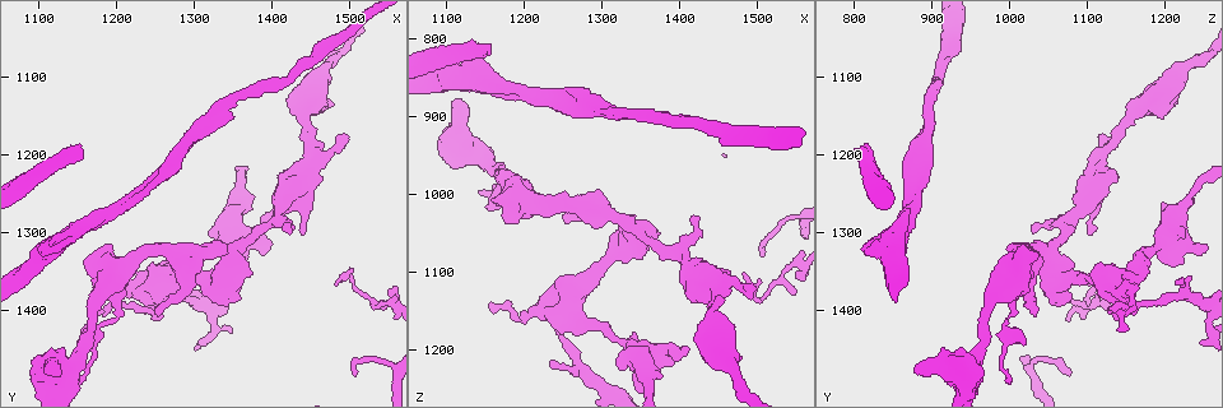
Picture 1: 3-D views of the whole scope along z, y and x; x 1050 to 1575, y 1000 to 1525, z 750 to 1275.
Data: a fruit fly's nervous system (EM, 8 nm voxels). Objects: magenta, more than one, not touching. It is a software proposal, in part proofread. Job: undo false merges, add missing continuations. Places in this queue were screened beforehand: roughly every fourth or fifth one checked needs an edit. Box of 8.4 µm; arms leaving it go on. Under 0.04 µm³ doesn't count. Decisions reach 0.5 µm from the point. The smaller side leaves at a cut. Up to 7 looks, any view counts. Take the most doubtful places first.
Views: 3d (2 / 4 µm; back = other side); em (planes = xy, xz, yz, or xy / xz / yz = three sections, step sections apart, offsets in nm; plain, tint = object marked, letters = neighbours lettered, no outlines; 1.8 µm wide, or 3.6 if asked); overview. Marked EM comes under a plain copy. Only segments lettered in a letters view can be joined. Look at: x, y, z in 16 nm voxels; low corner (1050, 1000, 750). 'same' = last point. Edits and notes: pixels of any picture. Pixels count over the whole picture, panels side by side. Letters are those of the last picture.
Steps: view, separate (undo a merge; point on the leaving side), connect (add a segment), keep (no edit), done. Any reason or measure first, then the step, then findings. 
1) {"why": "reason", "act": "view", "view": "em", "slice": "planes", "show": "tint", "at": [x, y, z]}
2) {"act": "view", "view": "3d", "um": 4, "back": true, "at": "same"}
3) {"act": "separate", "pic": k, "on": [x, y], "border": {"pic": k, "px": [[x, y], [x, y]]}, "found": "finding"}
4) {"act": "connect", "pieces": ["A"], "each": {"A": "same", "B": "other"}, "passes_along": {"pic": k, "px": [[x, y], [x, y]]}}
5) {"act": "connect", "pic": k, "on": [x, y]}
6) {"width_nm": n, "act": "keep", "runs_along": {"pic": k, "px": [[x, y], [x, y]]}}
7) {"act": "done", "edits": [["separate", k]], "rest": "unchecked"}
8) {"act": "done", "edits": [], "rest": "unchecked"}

{"why": "an open end", "act": "view", "view": "3d", "um": 4, "at": [1155, 1190, 815]}

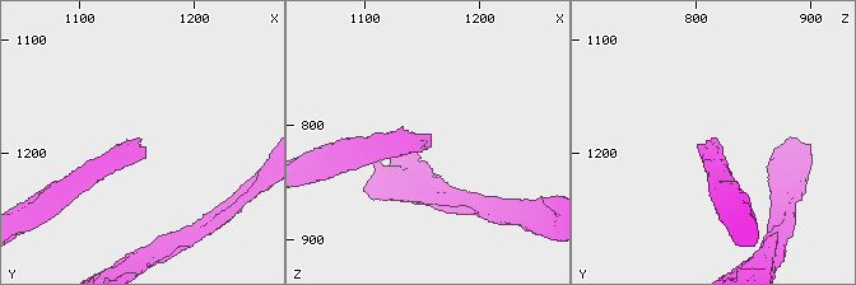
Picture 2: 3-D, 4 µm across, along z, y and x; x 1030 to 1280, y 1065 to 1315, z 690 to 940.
{"why": "need the tissue", "act": "view", "view": "em", "slice": "planes", "show": "letters", "at": [1152, 1186, 814]}

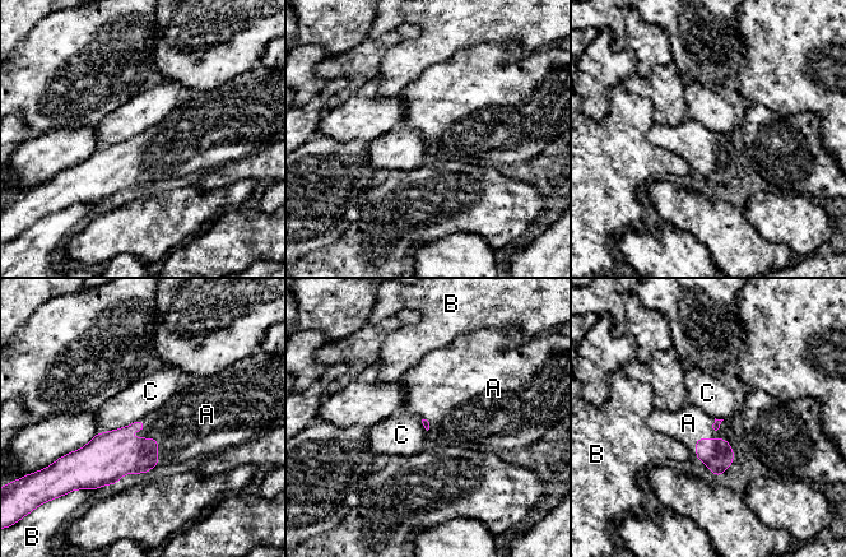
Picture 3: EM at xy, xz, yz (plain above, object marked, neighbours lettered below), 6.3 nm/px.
{"act": "connect", "pieces": ["A"], "each": {"A": "same", "B": "other", "C": "other"}, "found": "it goes on there"}

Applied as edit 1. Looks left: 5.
{"why": "sudden change in width", "act": "view", "view": "em", "slice": "planes", "show": "tint", "at": [1330, 1320, 1035]}

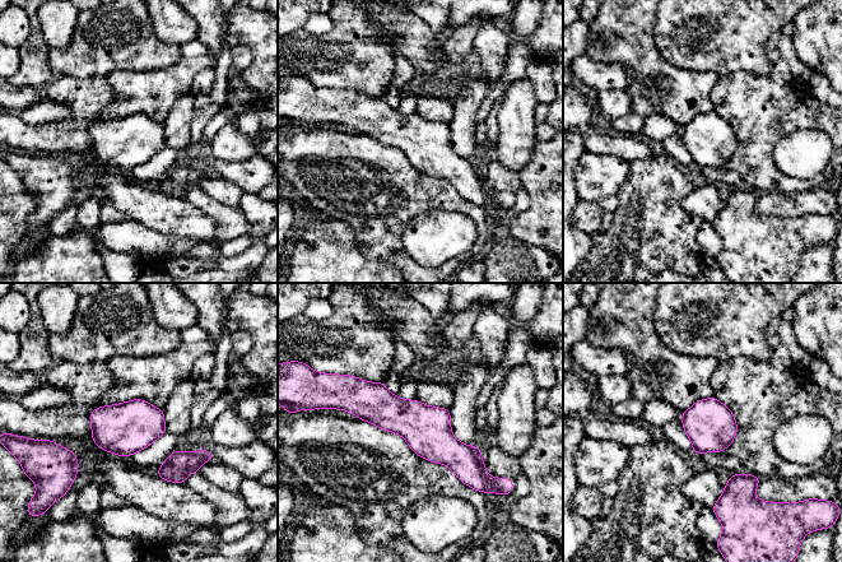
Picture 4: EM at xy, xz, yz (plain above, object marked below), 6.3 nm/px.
{"act": "view", "view": "em", "slice": "planes", "show": "letters", "at": "same"}

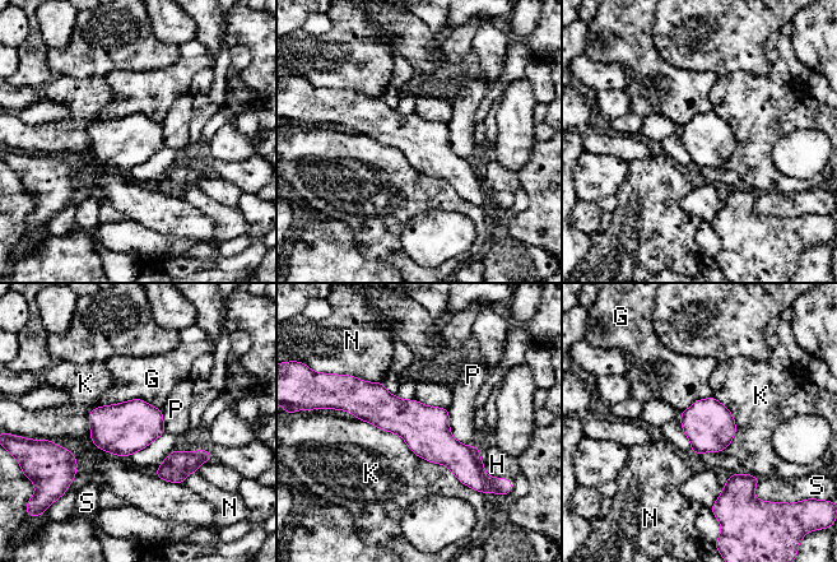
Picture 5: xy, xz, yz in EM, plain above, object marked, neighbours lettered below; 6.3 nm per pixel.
{"act": "keep", "each": {"G": "other", "H": "other", "K": "other", "N": "other", "P": "other", "S": "other"}, "runs_along": {"pic": 5, "px": [[345, 407], [409, 418], [480, 470]]}, "found": "all the same neuron"}

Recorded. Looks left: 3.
{"why": "free end", "act": "view", "view": "3d", "um": 4, "back": true, "at": [1130, 1315, 815]}

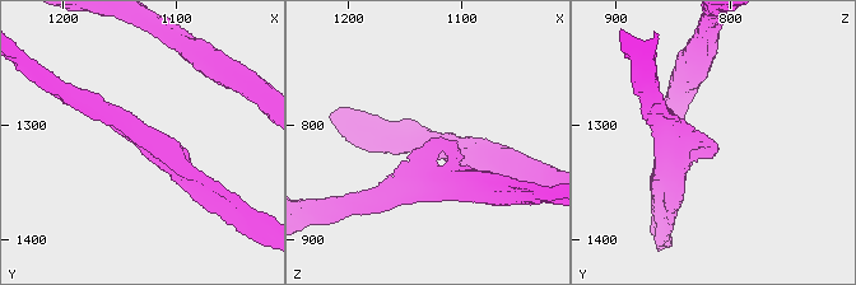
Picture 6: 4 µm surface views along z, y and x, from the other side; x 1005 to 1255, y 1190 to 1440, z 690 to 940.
{"act": "view", "view": "em", "slice": "xz", "step": 8, "show": "letters", "at": [1128, 1314, 816]}

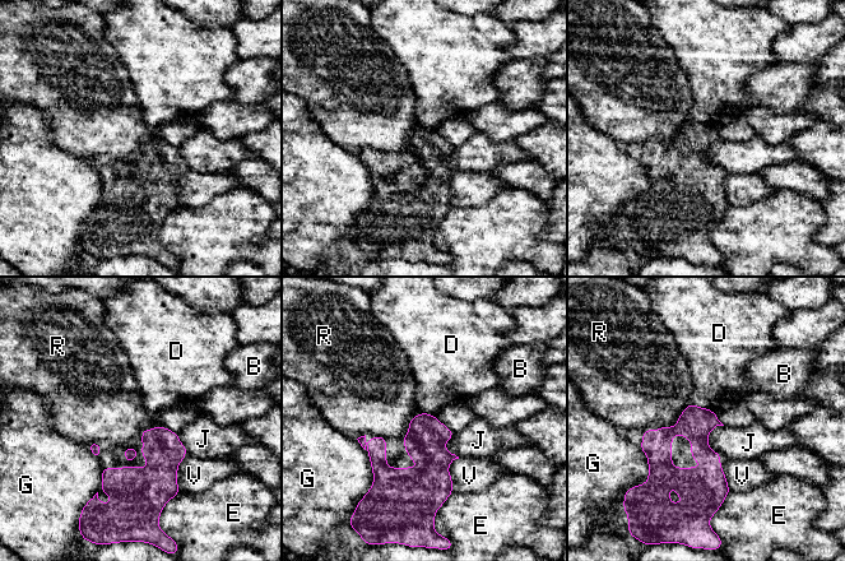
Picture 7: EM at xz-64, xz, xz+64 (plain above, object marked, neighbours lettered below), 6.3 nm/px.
{"act": "keep", "each": {"B": "other", "D": "other", "E": "other", "G": "other", "J": "other", "R": "other", "V": "other"}, "runs_along": {"pic": 7, "px": [[690, 408], [706, 458], [700, 495]]}, "found": "none of them fits"}

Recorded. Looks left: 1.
{"act": "done", "edits": [["connect", 3]], "rest": "unchecked"}

